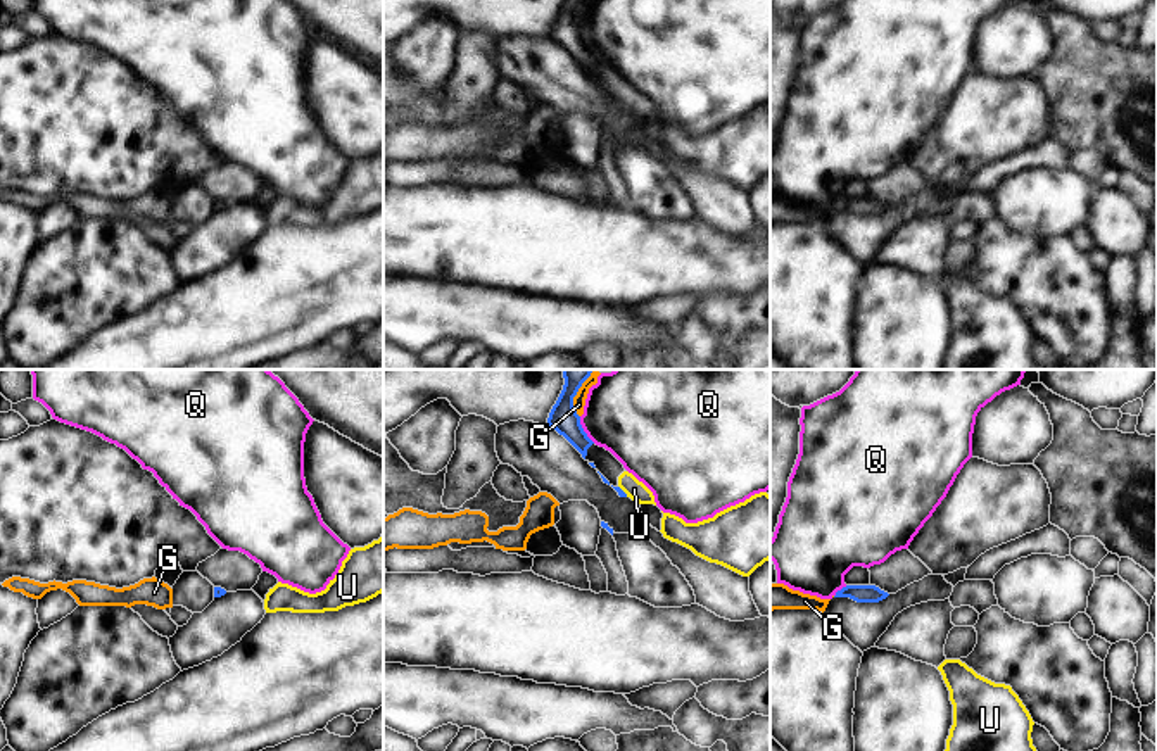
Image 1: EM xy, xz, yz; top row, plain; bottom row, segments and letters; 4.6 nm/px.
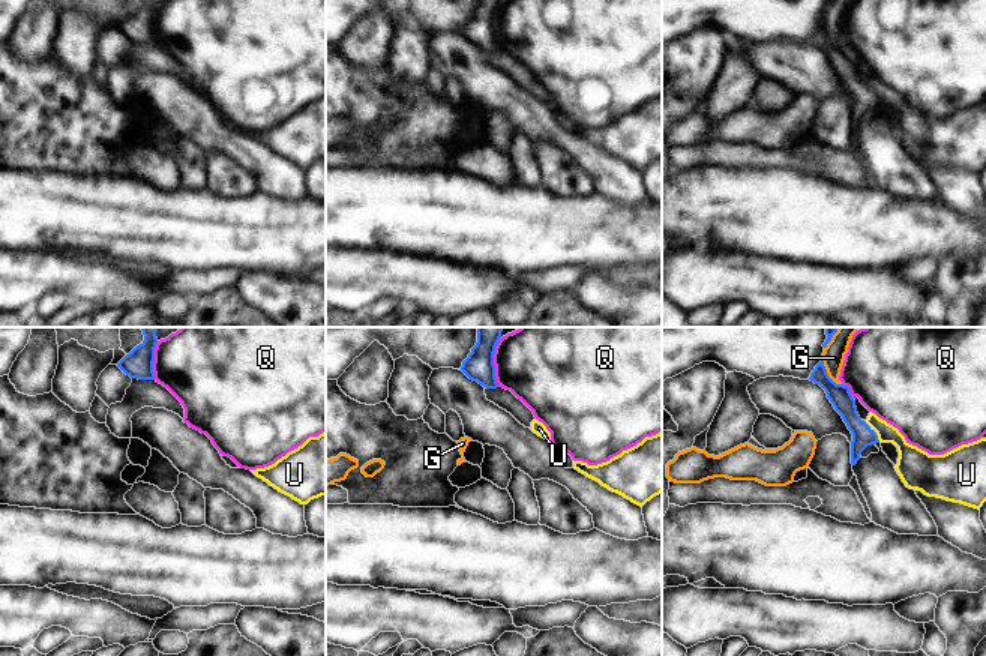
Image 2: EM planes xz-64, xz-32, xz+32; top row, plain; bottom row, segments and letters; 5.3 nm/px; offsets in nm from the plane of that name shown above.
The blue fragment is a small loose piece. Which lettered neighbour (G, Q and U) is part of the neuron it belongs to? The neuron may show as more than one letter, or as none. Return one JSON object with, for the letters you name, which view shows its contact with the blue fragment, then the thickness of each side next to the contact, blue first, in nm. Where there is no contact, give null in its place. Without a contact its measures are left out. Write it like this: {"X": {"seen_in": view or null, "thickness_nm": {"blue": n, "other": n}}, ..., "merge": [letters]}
{"merge": []}

